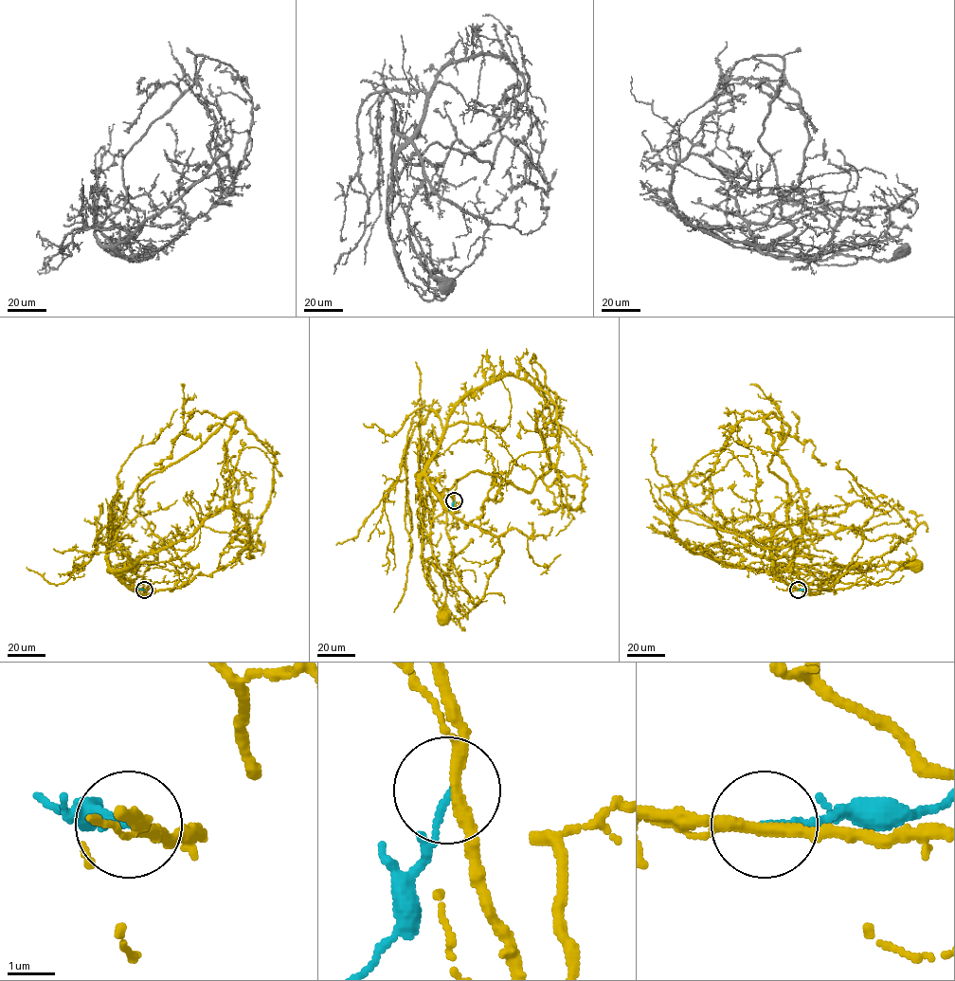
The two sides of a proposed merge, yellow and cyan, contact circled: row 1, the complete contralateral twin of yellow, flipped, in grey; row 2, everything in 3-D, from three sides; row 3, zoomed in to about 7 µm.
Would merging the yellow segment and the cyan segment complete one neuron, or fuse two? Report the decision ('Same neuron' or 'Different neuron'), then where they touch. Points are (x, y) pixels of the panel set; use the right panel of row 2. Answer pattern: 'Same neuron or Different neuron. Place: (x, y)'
Different neuron. Place: (798, 590)

